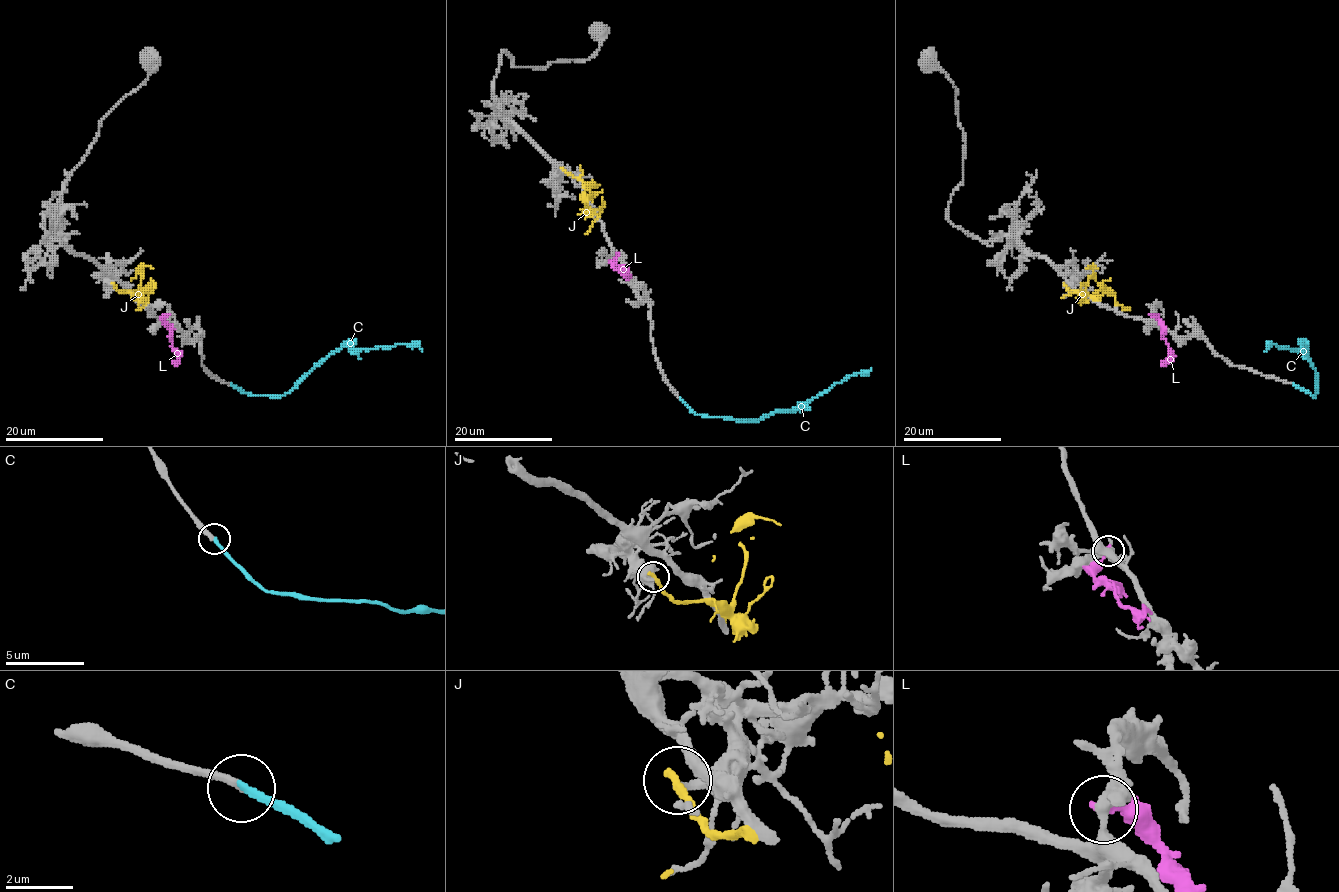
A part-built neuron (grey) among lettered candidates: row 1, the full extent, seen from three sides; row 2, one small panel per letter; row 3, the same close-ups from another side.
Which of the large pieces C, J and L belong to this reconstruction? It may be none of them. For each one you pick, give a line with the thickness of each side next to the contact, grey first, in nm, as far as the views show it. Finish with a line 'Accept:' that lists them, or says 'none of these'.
C: Thickness 280 nm (grey) against 240 nm
Accept: C

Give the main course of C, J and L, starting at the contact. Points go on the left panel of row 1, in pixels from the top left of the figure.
C: (231, 385), (247, 394), (283, 396), (333, 352), (349, 344), (356, 349), (416, 344), (422, 352)
J: (113, 283), (119, 290), (135, 293), (135, 297), (145, 289), (148, 290), (147, 301), (140, 309), (135, 309)
L: (168, 315), (164, 321), (172, 332), (172, 348), (179, 358), (172, 363)

